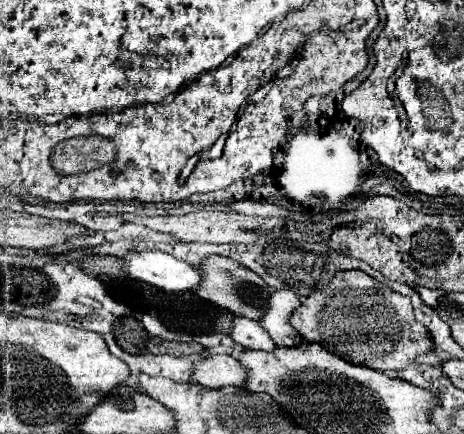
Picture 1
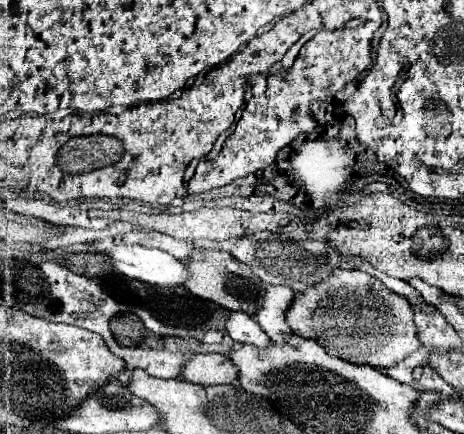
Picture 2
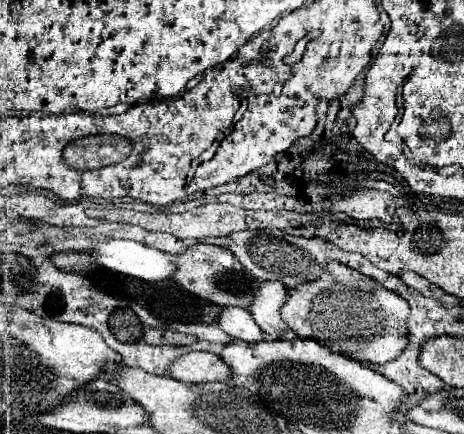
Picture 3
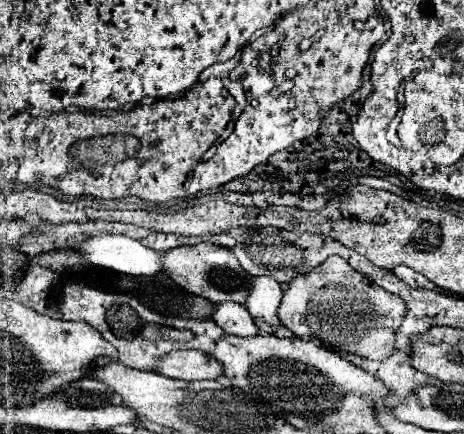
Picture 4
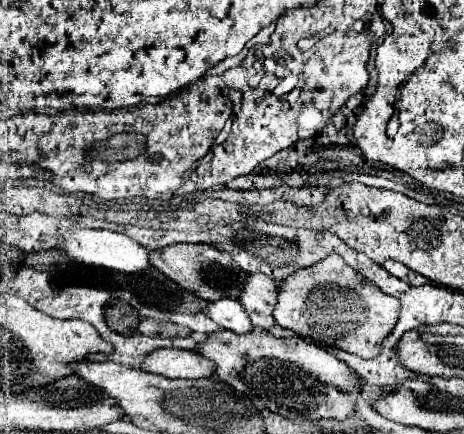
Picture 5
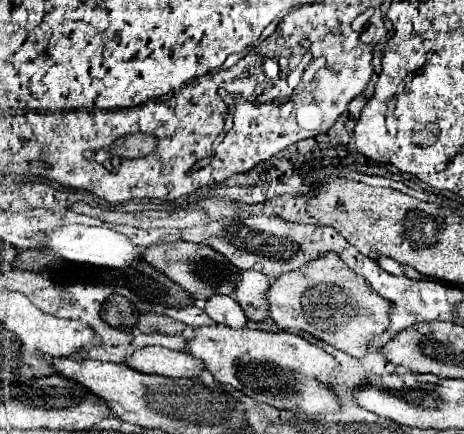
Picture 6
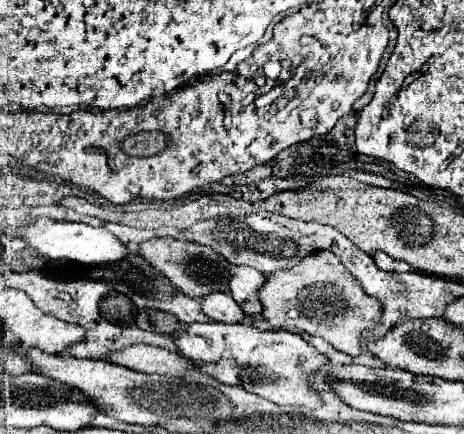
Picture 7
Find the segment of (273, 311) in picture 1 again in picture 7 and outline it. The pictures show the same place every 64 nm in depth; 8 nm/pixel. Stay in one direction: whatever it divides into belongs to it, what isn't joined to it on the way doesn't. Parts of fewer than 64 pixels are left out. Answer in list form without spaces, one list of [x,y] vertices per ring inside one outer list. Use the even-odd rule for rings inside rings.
[[[232,266],[232,280],[230,280],[230,296],[238,302],[238,306],[250,314],[260,314],[260,298],[258,288],[264,284],[264,276],[250,266]]]

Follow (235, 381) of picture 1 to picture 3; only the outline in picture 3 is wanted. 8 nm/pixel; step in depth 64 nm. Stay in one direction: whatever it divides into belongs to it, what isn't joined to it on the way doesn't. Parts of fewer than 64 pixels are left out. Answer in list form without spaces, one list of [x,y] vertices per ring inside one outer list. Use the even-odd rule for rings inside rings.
[[[186,352],[170,364],[168,374],[174,380],[182,380],[182,382],[190,382],[190,384],[226,382],[230,378],[230,368],[216,354]]]

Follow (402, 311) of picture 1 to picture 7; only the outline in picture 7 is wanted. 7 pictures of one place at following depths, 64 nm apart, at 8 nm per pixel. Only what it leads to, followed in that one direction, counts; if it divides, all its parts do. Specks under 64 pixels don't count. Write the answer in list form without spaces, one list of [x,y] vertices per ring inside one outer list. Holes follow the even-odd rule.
[[[328,250],[308,254],[294,268],[276,270],[276,274],[272,272],[272,276],[266,278],[266,284],[262,284],[258,296],[262,302],[262,318],[268,320],[274,330],[292,328],[296,332],[320,336],[336,350],[350,356],[360,354],[362,334],[376,326],[382,314],[382,304],[364,294],[362,286]]]

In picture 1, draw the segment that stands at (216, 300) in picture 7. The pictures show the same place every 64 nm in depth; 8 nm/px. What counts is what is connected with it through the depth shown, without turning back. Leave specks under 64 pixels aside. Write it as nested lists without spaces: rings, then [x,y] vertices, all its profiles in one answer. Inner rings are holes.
[[[234,316],[232,320],[232,332],[230,332],[232,340],[244,348],[252,348],[252,350],[266,350],[272,352],[276,348],[274,340],[268,336],[268,332],[264,332],[264,328],[244,316]]]

